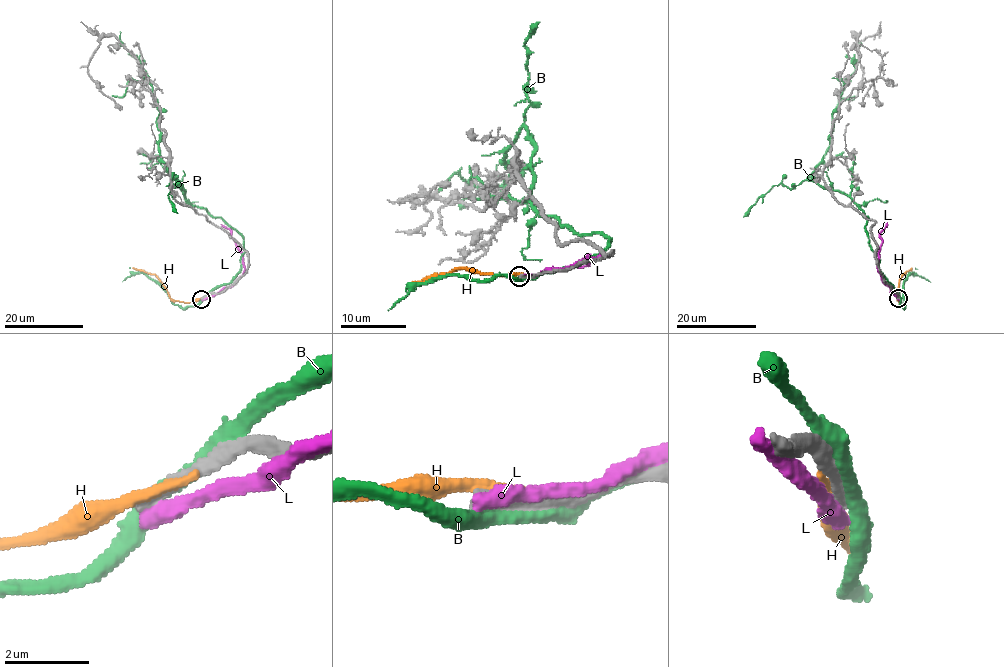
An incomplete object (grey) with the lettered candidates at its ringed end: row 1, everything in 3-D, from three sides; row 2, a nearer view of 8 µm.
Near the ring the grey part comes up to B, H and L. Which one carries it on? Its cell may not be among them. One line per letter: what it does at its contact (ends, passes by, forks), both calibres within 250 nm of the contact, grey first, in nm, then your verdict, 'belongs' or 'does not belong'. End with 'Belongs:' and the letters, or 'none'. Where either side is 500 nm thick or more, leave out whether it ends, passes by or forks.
B: it passes by; calibres 320 and 360 nm; does not belong
H: it ends; calibres 440 and 320 nm; does not belong
L: it ends; calibres 400 and 480 nm; does not belong
Belongs: none

